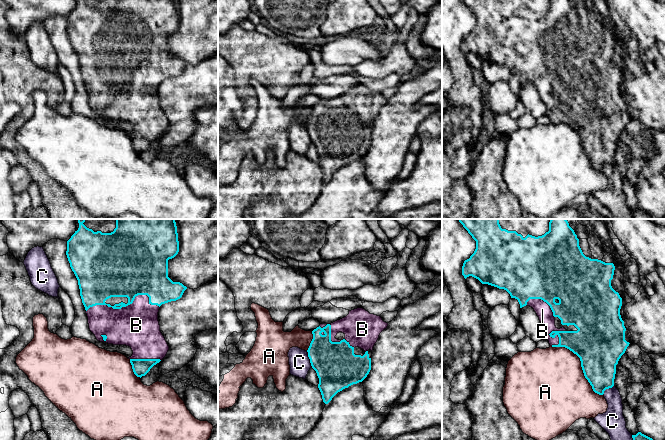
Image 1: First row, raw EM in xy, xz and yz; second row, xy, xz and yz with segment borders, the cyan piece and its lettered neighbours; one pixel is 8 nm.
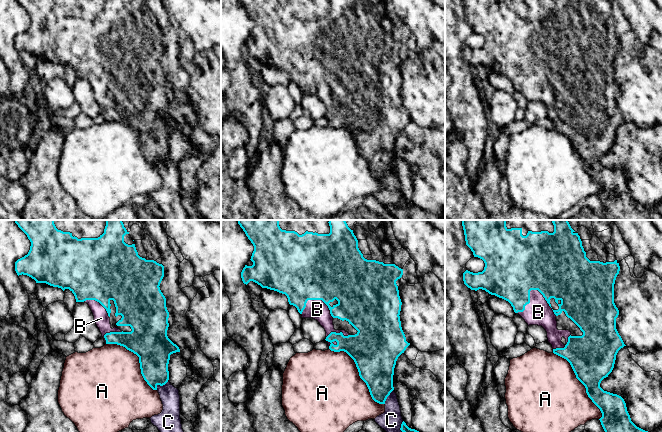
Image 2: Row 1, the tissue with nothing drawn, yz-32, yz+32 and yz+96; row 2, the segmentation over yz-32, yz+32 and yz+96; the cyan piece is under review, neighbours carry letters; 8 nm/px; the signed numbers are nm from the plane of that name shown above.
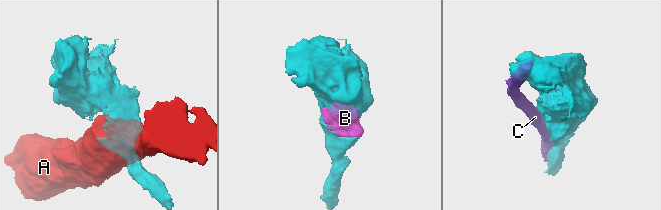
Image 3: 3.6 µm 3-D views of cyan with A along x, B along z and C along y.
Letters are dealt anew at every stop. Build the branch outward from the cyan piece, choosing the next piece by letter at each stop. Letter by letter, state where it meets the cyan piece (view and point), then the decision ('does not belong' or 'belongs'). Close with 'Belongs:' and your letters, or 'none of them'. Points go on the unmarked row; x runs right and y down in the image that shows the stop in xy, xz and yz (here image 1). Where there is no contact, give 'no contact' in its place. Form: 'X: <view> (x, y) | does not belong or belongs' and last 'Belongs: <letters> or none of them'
A: yz (581, 141) | does not belong
B: xy (125, 82) | belongs
C: xz (309, 134) | does not belong
Belongs: B

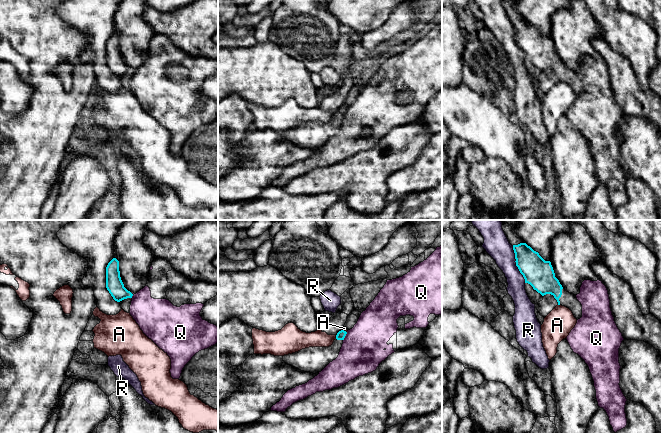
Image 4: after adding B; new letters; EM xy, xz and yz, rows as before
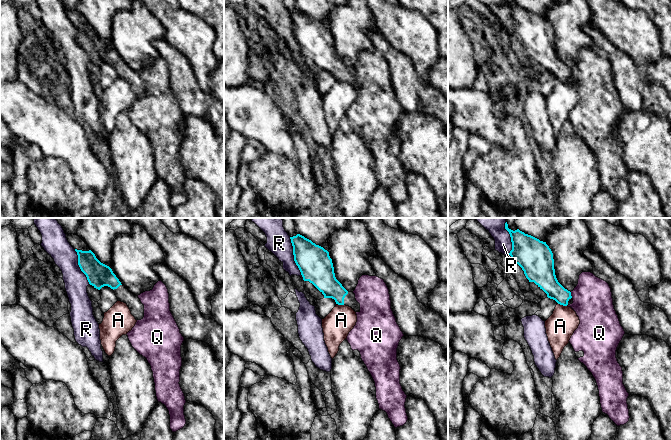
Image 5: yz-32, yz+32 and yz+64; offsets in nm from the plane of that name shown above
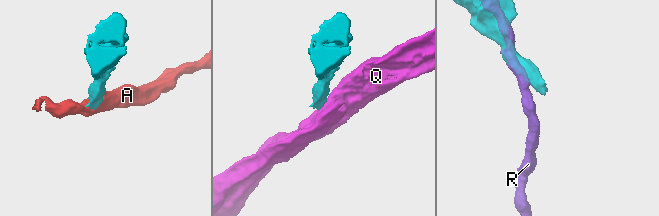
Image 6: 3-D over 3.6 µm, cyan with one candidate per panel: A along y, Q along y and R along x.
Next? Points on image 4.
A: xz (336, 113) | does not belong
Q: xz (345, 111) | does not belong
R: yz (516, 40) | does not belong
Belongs: none of them

